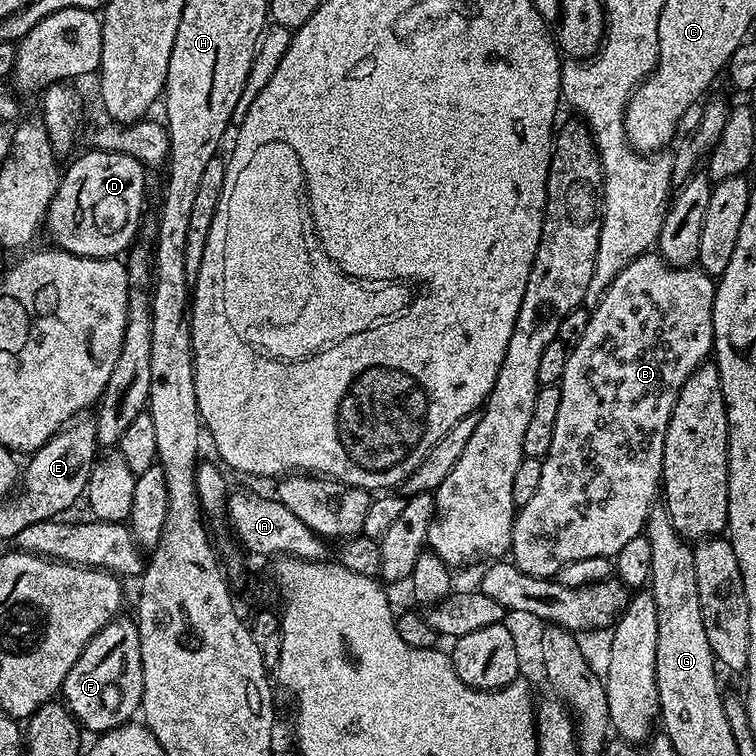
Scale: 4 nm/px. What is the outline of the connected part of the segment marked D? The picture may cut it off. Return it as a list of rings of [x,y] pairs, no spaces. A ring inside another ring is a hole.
[[[88,150],[72,165],[63,169],[60,185],[48,207],[46,232],[52,235],[51,243],[63,252],[75,256],[89,256],[106,260],[127,253],[137,239],[144,212],[144,173],[146,168],[137,158],[124,153]]]

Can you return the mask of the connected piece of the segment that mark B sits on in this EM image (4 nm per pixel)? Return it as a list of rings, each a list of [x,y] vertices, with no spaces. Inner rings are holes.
[[[649,250],[643,256],[634,258],[634,262],[630,262],[630,266],[626,266],[626,270],[622,270],[618,274],[618,278],[614,278],[614,282],[610,282],[610,286],[606,290],[606,294],[602,294],[602,298],[598,302],[596,308],[591,309],[592,317],[590,318],[590,326],[586,326],[586,334],[582,334],[582,342],[578,342],[568,354],[566,362],[566,370],[560,379],[560,401],[558,402],[558,422],[554,422],[554,438],[550,442],[550,450],[540,461],[542,466],[542,479],[538,481],[538,490],[534,494],[534,498],[530,498],[530,502],[519,505],[516,520],[512,524],[512,547],[510,549],[511,563],[518,566],[518,570],[522,570],[531,576],[546,576],[549,578],[555,577],[562,569],[570,562],[578,562],[582,558],[602,558],[607,556],[615,558],[618,550],[622,550],[622,546],[626,546],[626,542],[630,542],[630,538],[641,535],[645,531],[648,523],[648,515],[651,514],[654,505],[658,500],[658,493],[662,488],[662,454],[666,446],[666,430],[670,426],[670,418],[674,414],[674,402],[678,402],[678,394],[682,390],[682,386],[686,382],[686,378],[690,378],[690,374],[694,374],[697,366],[705,363],[709,359],[710,353],[713,351],[714,345],[712,342],[712,311],[714,310],[714,298],[716,297],[717,281],[713,277],[707,276],[699,266],[690,268],[673,268],[655,251]]]

